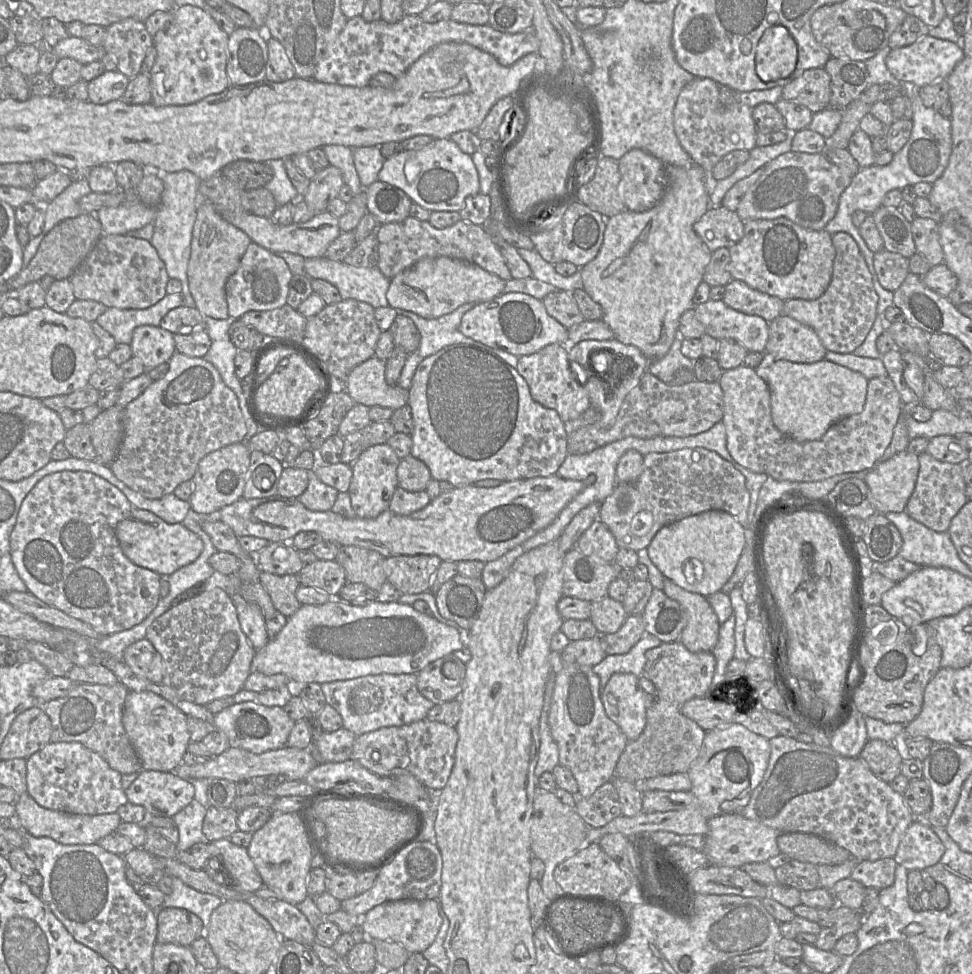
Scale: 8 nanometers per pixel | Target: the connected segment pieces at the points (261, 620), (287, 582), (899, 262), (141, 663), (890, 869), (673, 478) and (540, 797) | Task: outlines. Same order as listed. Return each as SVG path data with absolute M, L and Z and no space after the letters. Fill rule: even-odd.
M234 594L231 599L236 607L238 620L242 631L255 650L264 647L270 640L266 630L266 620L260 608L244 600L239 594Z
M261 571L259 580L279 613L289 617L300 608L301 604L296 598L296 591L301 584L297 575L276 575Z
M883 248L874 254L873 265L880 285L888 291L896 291L909 274L908 258Z
M146 638L128 646L123 652L123 661L137 676L149 682L159 684L164 678L163 659Z
M893 858L861 861L854 867L850 878L861 883L865 888L883 890L893 885L896 866Z
M700 447L648 453L643 456L643 471L633 482L617 482L613 492L601 503L599 519L608 527L619 548L639 551L647 548L656 533L664 526L710 510L731 514L744 527L748 527L750 495L745 477L718 453Z
M536 784L531 817L530 844L532 855L541 859L545 865L540 885L550 905L564 896L554 879L554 870L558 864L574 855L580 846L586 843L588 828L589 826L575 808L562 803L554 792L537 788Z

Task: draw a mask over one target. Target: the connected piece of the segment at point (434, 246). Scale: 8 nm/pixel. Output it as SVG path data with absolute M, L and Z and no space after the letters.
M408 216L401 222L381 224L377 230L379 261L378 268L388 279L413 266L423 258L446 256L474 263L482 269L497 275L504 281L512 279L505 260L482 226L459 220L454 225L437 229L428 221Z

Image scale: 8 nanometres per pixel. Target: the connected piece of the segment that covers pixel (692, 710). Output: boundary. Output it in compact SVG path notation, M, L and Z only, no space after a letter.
M699 697L683 703L680 711L706 732L719 724L734 722L737 705L735 703L712 701L707 697Z

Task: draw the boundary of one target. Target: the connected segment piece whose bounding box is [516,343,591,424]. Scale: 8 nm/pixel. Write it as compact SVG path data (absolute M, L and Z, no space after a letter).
M549 344L535 353L520 356L516 370L527 382L532 398L544 407L555 410L565 424L578 419L591 407L591 401L587 391L575 380L570 370L568 347L564 344Z

